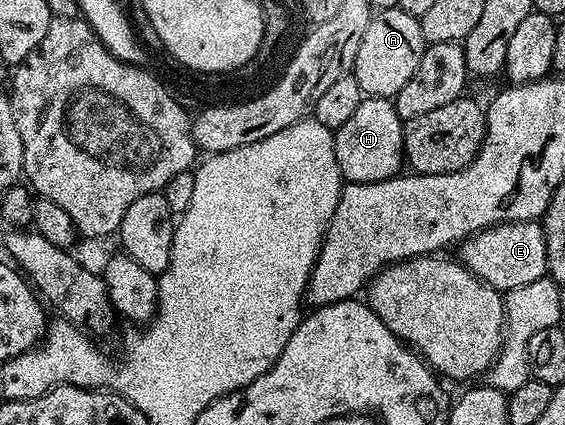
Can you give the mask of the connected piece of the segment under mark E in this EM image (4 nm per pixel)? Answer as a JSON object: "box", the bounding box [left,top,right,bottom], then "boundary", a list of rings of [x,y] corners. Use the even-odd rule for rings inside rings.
{"box":[459,222,548,293],"boundary":[[[539,222],[530,223],[497,223],[472,235],[459,244],[459,262],[464,264],[495,291],[507,293],[522,285],[530,285],[530,281],[538,281],[548,275],[546,261],[546,237],[544,228]]]}

